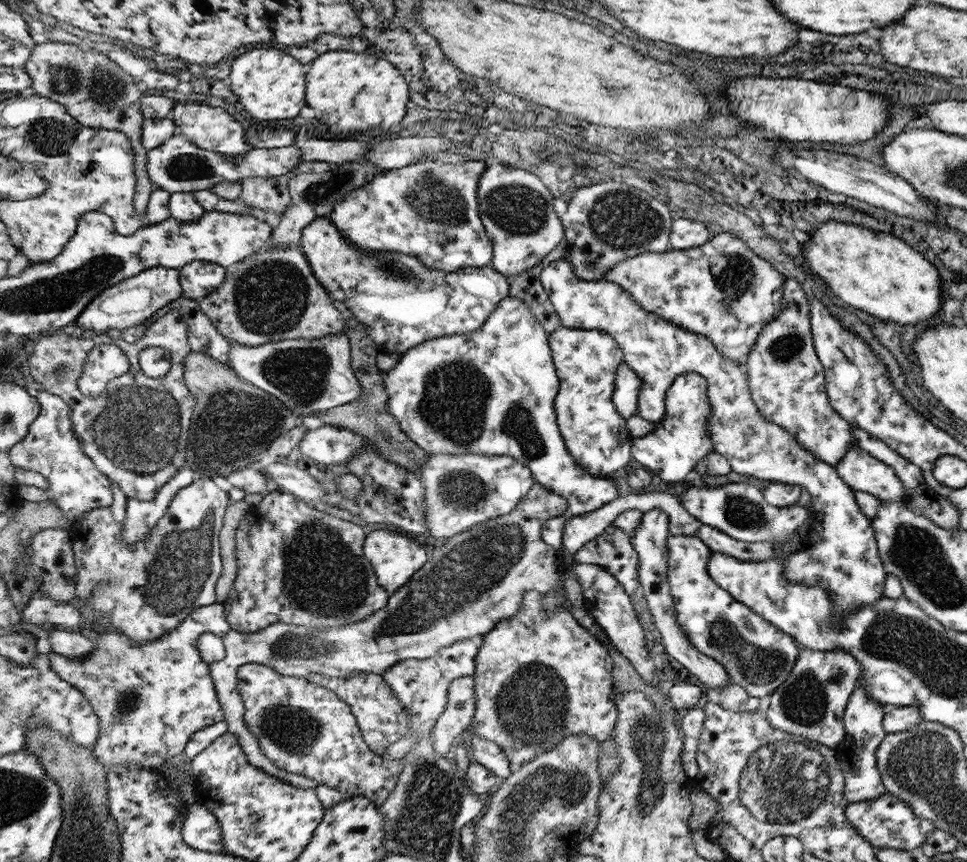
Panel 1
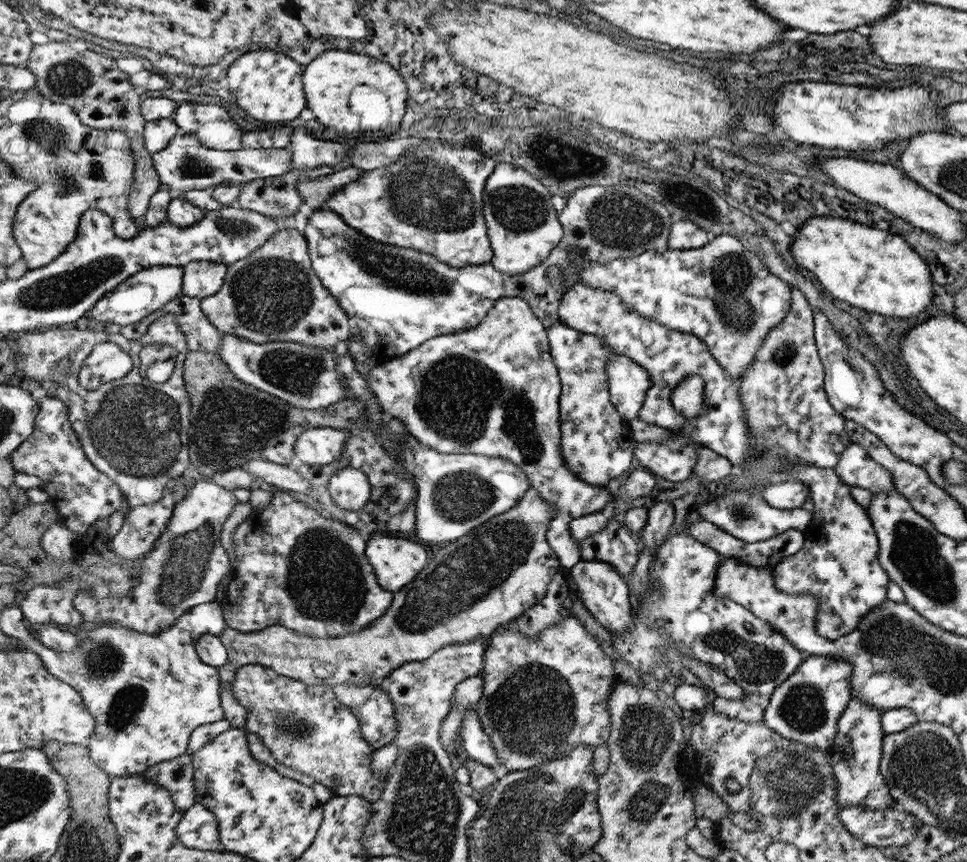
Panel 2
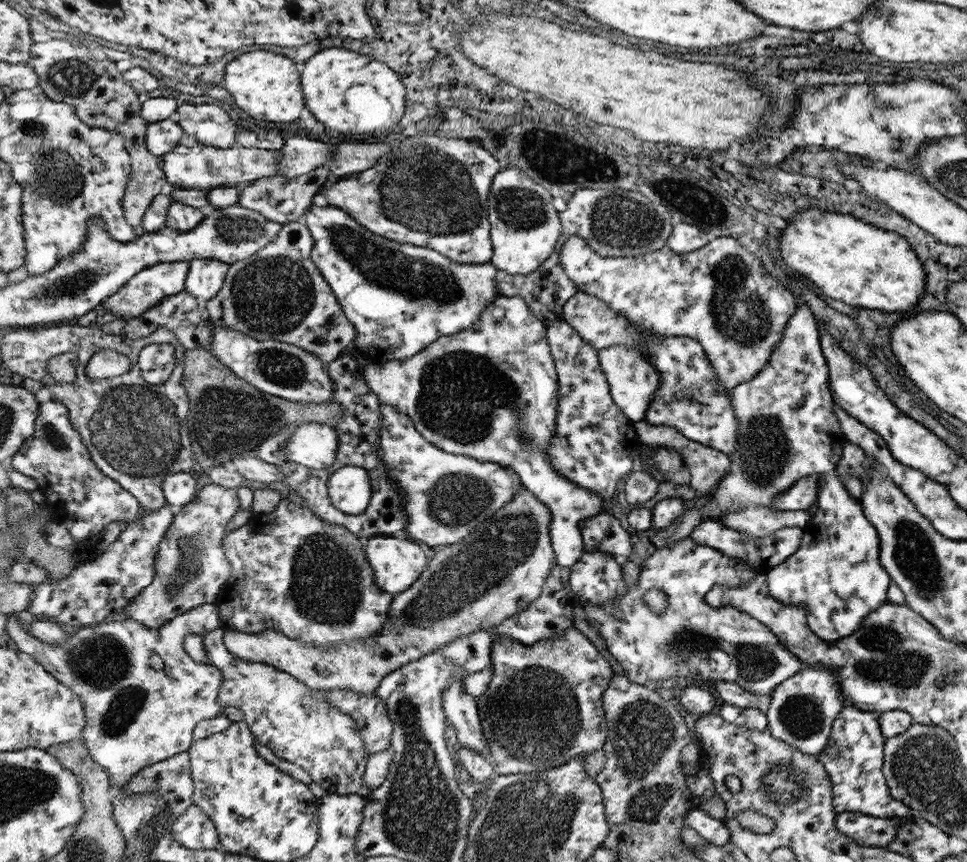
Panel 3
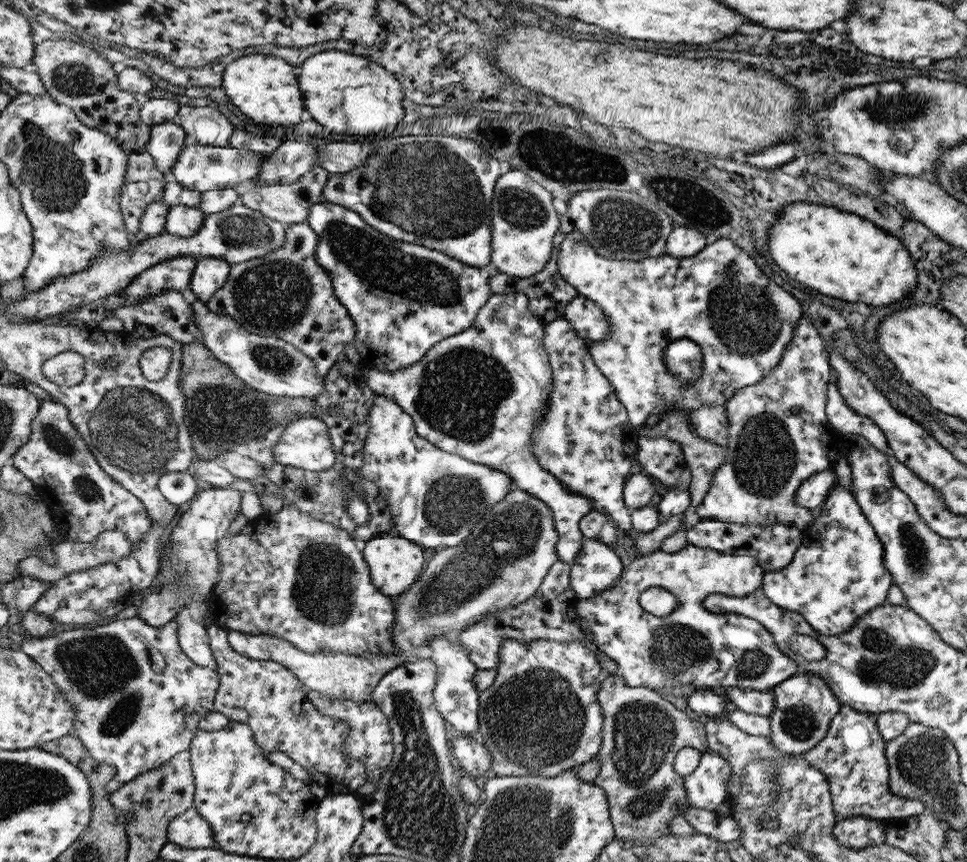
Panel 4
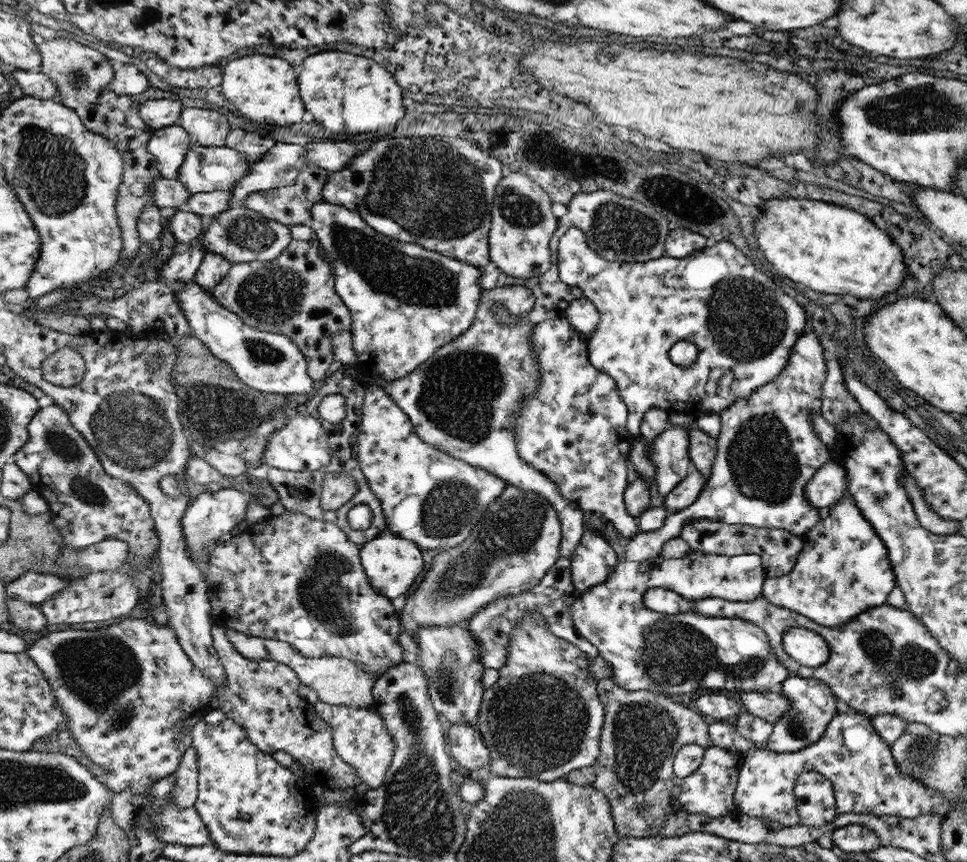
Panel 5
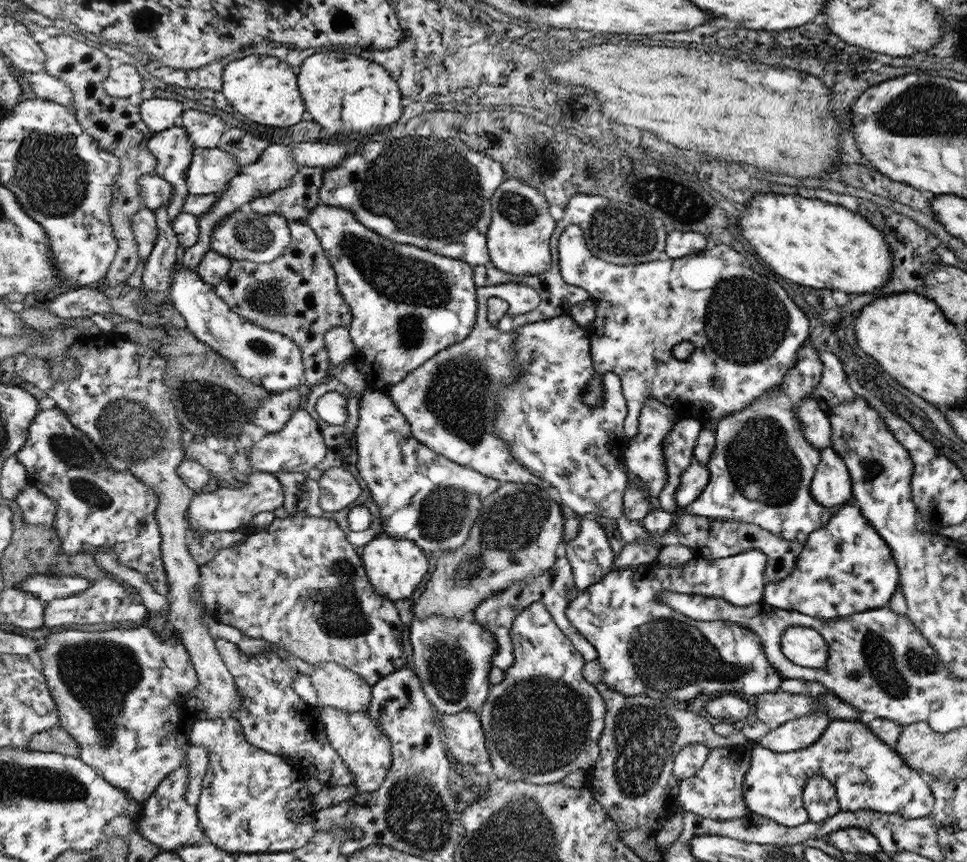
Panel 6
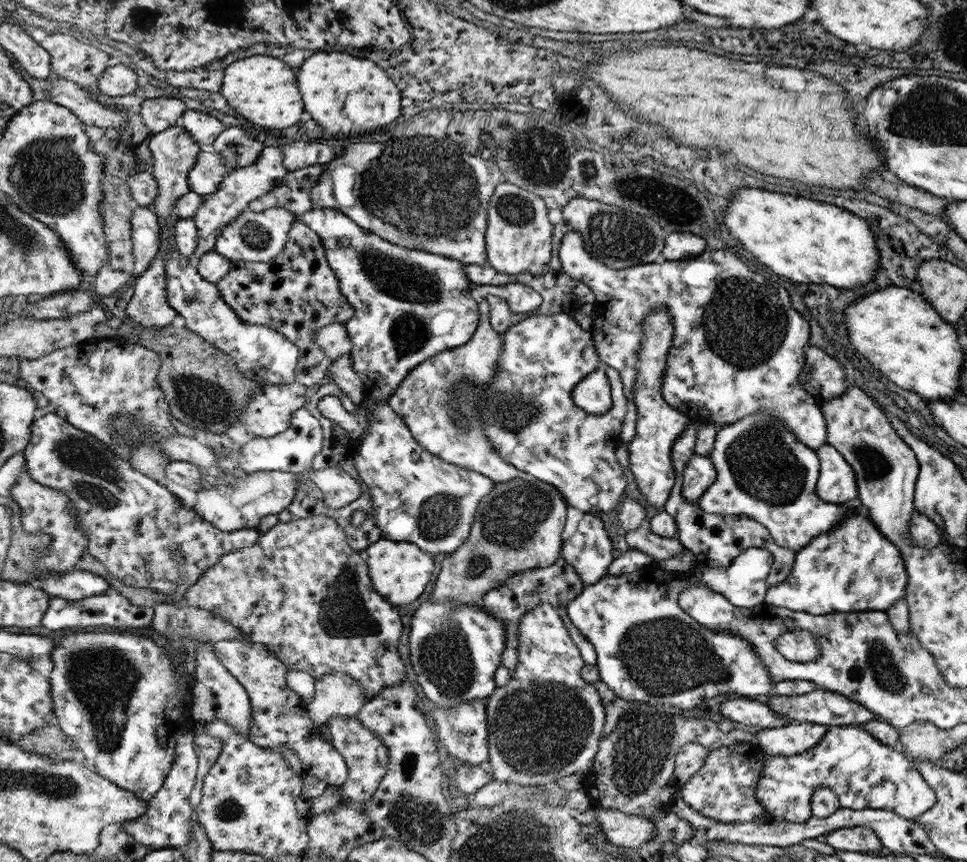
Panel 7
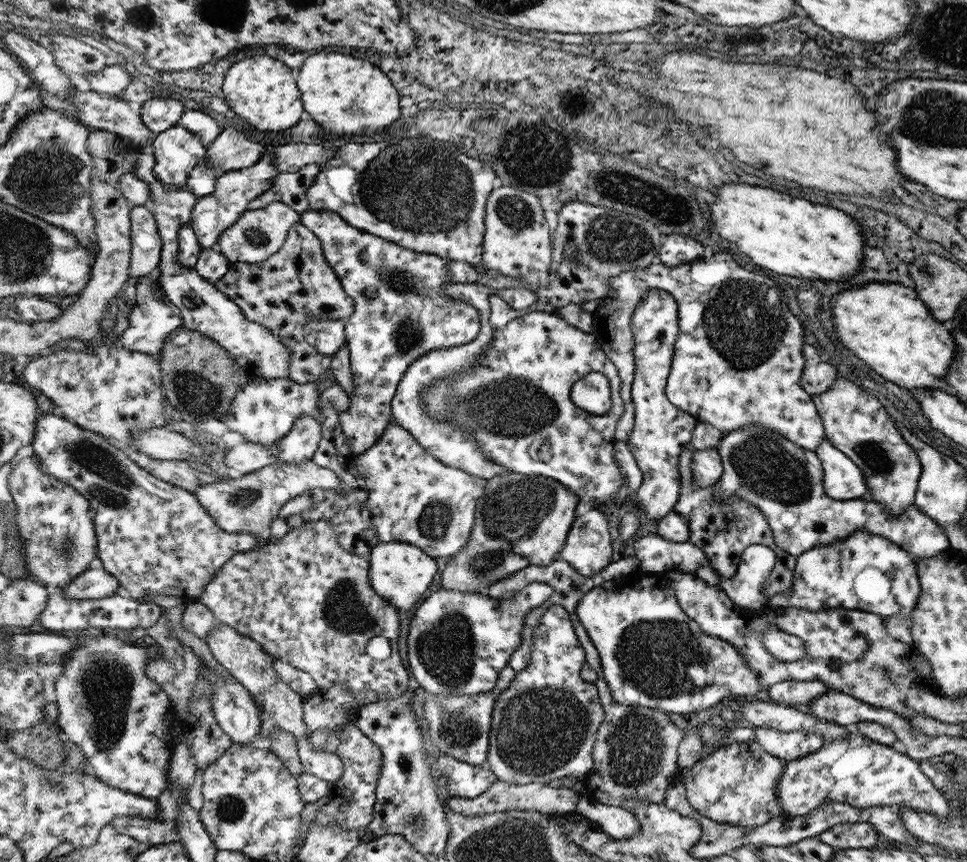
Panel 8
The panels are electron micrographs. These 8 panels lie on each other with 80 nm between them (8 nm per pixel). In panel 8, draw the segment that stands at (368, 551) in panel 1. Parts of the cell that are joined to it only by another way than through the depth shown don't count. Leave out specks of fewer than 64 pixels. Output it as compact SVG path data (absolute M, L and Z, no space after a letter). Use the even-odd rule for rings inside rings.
M381 542L373 546L367 554L369 557L369 584L377 596L385 599L398 609L411 608L415 602L419 602L421 594L431 584L437 562L418 546L404 542Z

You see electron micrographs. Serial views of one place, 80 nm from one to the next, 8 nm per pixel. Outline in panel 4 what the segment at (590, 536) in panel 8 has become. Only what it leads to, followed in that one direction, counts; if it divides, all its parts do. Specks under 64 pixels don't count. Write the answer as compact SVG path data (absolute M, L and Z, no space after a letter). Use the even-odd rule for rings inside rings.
M585 538L582 541L582 548L570 566L571 589L578 599L597 596L600 592L610 588L621 577L621 560L611 552L608 546L605 546L605 543L592 538Z

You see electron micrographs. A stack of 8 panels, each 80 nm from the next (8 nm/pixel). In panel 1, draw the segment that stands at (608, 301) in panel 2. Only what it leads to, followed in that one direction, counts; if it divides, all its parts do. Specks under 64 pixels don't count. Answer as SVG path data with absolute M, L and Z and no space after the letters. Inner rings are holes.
M553 261L548 265L542 264L539 286L548 296L561 325L571 329L597 329L612 335L617 346L623 351L625 365L633 368L633 371L640 375L641 382L643 382L639 392L637 412L643 420L650 423L663 421L665 417L665 396L675 378L685 373L699 374L707 382L708 402L711 404L711 413L708 416L708 435L715 443L713 451L727 459L730 470L740 475L750 475L755 482L760 479L806 488L811 498L810 524L803 538L803 544L795 552L789 554L785 561L784 575L788 580L803 586L817 585L827 591L833 602L833 626L836 629L844 625L844 618L852 613L853 609L859 609L860 606L869 605L883 597L883 586L887 571L880 561L871 520L860 511L859 505L855 501L855 492L846 482L841 480L834 466L817 460L788 431L772 422L767 422L761 416L749 394L748 382L742 364L721 358L720 351L713 346L713 343L706 336L690 333L673 323L668 323L660 315L645 310L616 283L605 282L606 280L603 279L586 281L577 278L573 269L571 263L567 261Z

